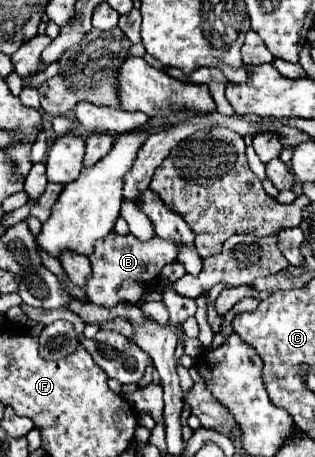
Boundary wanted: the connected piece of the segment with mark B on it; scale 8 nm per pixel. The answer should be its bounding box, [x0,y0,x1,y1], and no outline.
[87,232,181,306]

